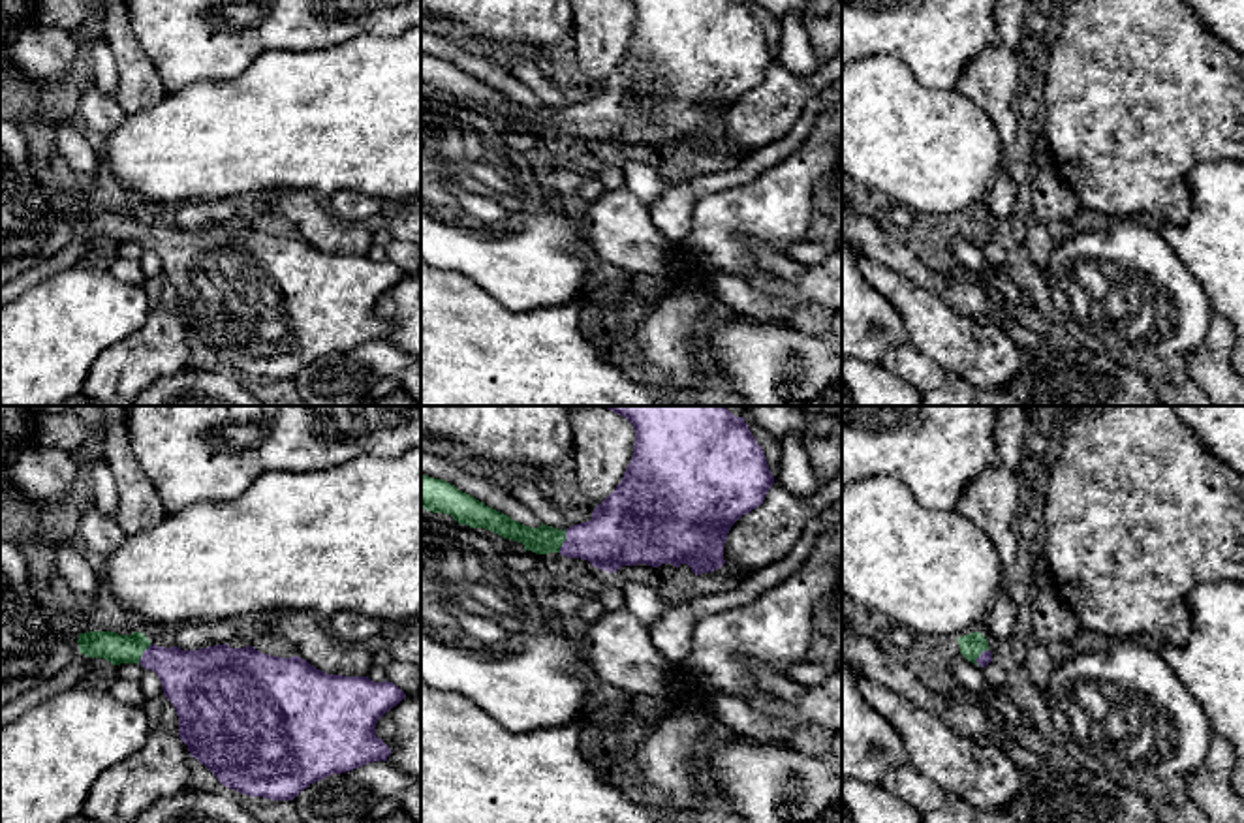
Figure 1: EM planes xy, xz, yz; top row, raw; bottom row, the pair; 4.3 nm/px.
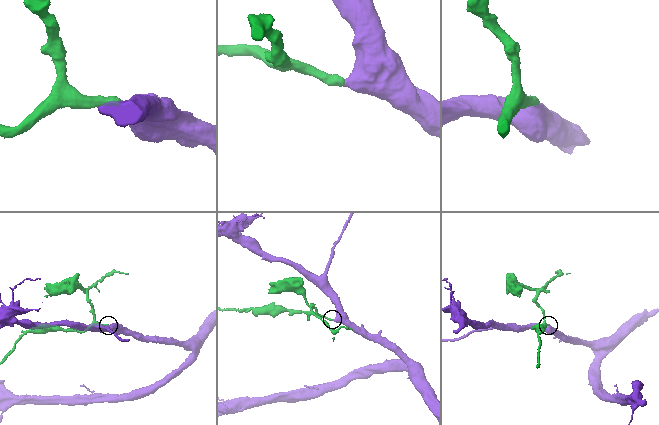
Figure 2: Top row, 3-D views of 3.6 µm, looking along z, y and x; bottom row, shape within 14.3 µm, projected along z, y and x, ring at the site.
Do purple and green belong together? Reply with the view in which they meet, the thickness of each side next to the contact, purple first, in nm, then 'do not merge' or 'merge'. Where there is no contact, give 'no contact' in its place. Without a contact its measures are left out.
xz | 280/120 nm | merge

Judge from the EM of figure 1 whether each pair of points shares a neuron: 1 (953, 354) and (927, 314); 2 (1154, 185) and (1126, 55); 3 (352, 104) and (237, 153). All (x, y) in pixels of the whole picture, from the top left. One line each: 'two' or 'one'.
1: one
2: one
3: one

